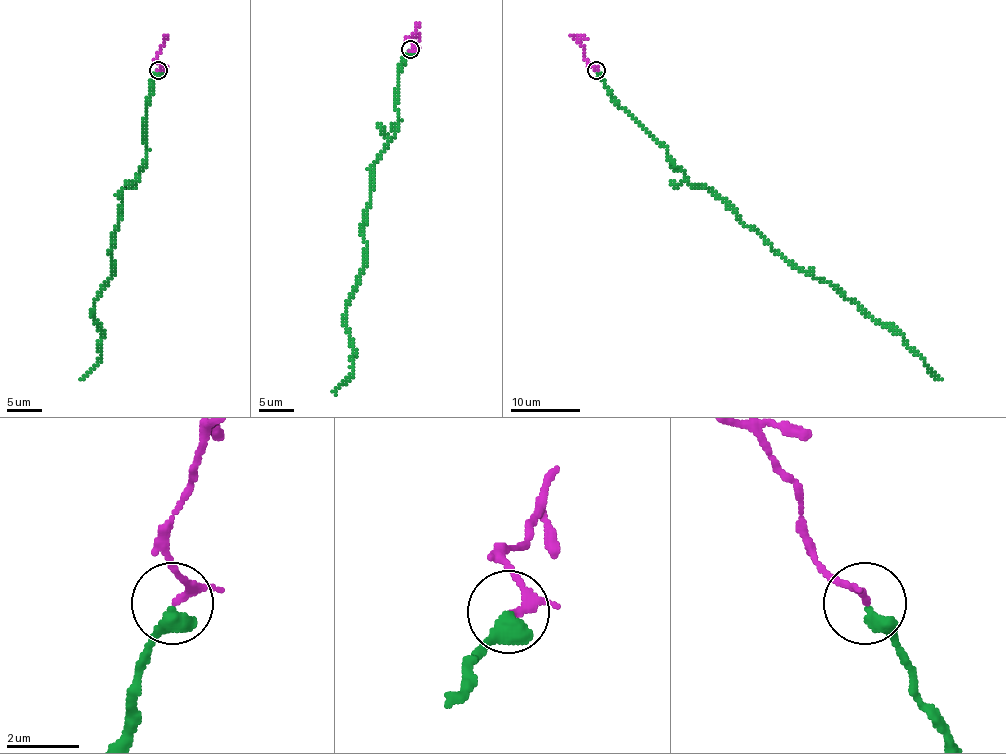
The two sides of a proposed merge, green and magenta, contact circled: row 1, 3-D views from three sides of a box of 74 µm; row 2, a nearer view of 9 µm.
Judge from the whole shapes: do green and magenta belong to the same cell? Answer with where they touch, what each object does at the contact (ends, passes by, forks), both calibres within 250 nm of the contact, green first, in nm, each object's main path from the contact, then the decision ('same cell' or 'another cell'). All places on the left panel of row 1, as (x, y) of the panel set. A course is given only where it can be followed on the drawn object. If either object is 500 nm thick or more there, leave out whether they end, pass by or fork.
place (158, 70); green ends; magenta passes by; calibres 480 and 140 nm; course green (158, 71), (144, 124), (147, 163), (121, 192), (112, 276), (93, 309), (100, 359), (83, 380); course magenta (158, 71), (161, 65), (159, 50), (166, 38); same cell

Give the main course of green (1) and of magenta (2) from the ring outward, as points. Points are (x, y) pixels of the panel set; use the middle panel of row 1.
1: (410, 50), (396, 93), (399, 126), (373, 166), (363, 227), (364, 267), (345, 314), (352, 375), (335, 394)
2: (410, 50), (413, 45), (410, 38), (416, 31), (418, 39)

